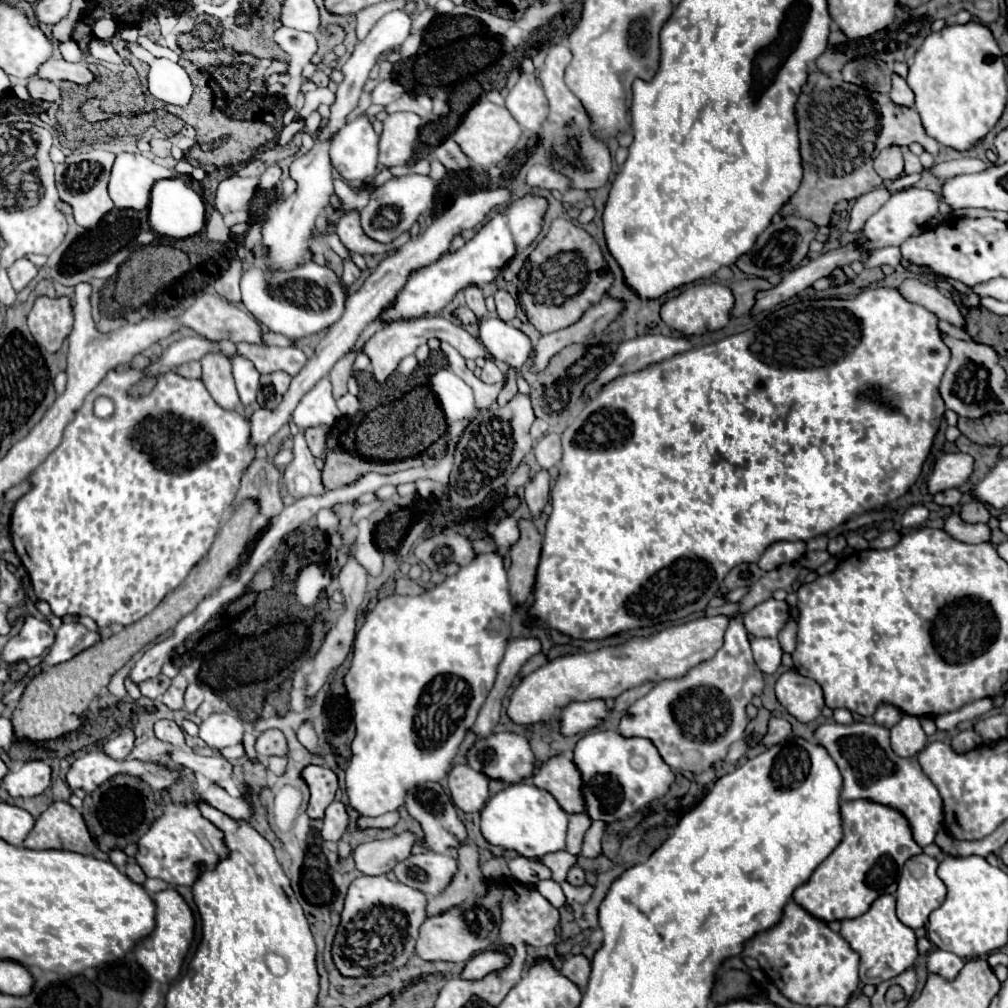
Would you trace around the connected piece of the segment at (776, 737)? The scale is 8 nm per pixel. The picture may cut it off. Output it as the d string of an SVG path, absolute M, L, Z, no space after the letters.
M771 717L769 721L769 733L765 735L765 741L761 741L763 747L773 747L783 743L787 737L791 737L791 723L781 717Z

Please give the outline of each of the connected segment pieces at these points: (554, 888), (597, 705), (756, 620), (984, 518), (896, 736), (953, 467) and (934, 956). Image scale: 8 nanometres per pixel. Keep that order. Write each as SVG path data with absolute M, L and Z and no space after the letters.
M547 879L547 881L539 881L537 885L537 891L553 905L553 907L563 907L565 905L565 895L563 895L563 891L561 891L561 885L559 883L555 883L553 879Z
M601 699L593 701L573 701L561 711L561 735L571 737L597 727L607 715L605 703Z
M767 599L745 615L745 627L753 637L777 637L789 621L787 601Z
M969 501L965 505L961 505L961 517L967 523L989 523L989 511L985 505L981 505L979 501Z
M903 717L891 729L891 749L899 757L915 757L927 745L927 735L923 733L917 717Z
M949 453L943 455L929 477L929 493L939 493L951 487L961 487L969 481L975 467L975 459L967 453Z
M935 949L927 955L927 971L941 975L947 981L953 981L959 975L959 971L963 969L963 965L965 965L965 961L949 951Z

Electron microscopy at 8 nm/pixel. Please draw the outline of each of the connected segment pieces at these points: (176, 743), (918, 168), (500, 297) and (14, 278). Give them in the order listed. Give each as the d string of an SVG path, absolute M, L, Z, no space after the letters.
M167 719L157 721L155 723L155 737L165 743L171 743L173 747L185 747L185 733L175 721L167 721Z
M905 151L903 157L905 157L905 173L923 173L923 165L917 155L913 155L911 151Z
M497 291L495 303L497 303L497 315L503 321L511 321L517 317L517 301L507 291Z
M19 259L9 267L9 279L17 293L23 291L29 285L31 277L35 277L35 275L37 275L37 267L29 259Z

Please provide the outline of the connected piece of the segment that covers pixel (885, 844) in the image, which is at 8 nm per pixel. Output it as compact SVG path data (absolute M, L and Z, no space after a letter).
M857 799L841 803L843 839L833 853L813 871L807 883L795 889L793 899L823 921L859 917L883 893L895 893L905 861L923 849L915 843L905 815L893 807Z

